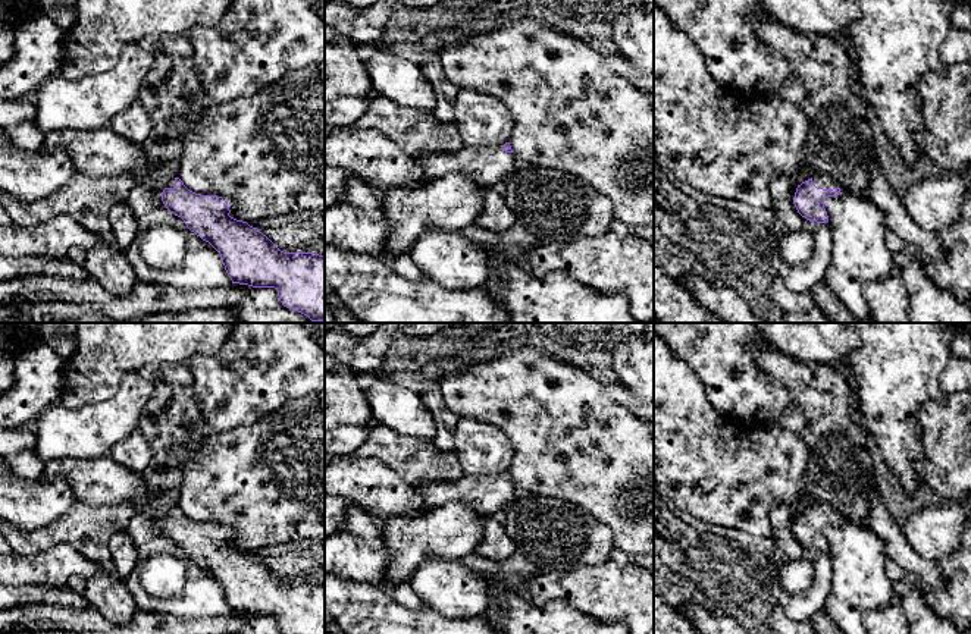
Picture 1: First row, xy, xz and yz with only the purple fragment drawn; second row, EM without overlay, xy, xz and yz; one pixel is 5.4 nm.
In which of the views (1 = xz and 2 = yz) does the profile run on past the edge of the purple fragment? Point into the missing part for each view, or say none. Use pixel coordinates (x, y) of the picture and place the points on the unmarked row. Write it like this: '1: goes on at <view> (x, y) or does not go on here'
1: goes on at xz (488, 495)
2: goes on at yz (818, 508)

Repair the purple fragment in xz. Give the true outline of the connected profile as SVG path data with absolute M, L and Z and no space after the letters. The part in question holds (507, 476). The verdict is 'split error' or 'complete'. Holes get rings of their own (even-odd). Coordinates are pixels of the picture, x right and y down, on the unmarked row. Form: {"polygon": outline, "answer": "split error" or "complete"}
{"polygon": "M510 471L492 477L474 477L464 474L454 481L426 481L420 487L423 508L420 514L448 502L472 505L483 515L502 515L504 509L519 499L520 490L514 484Z", "answer": "split error"}

